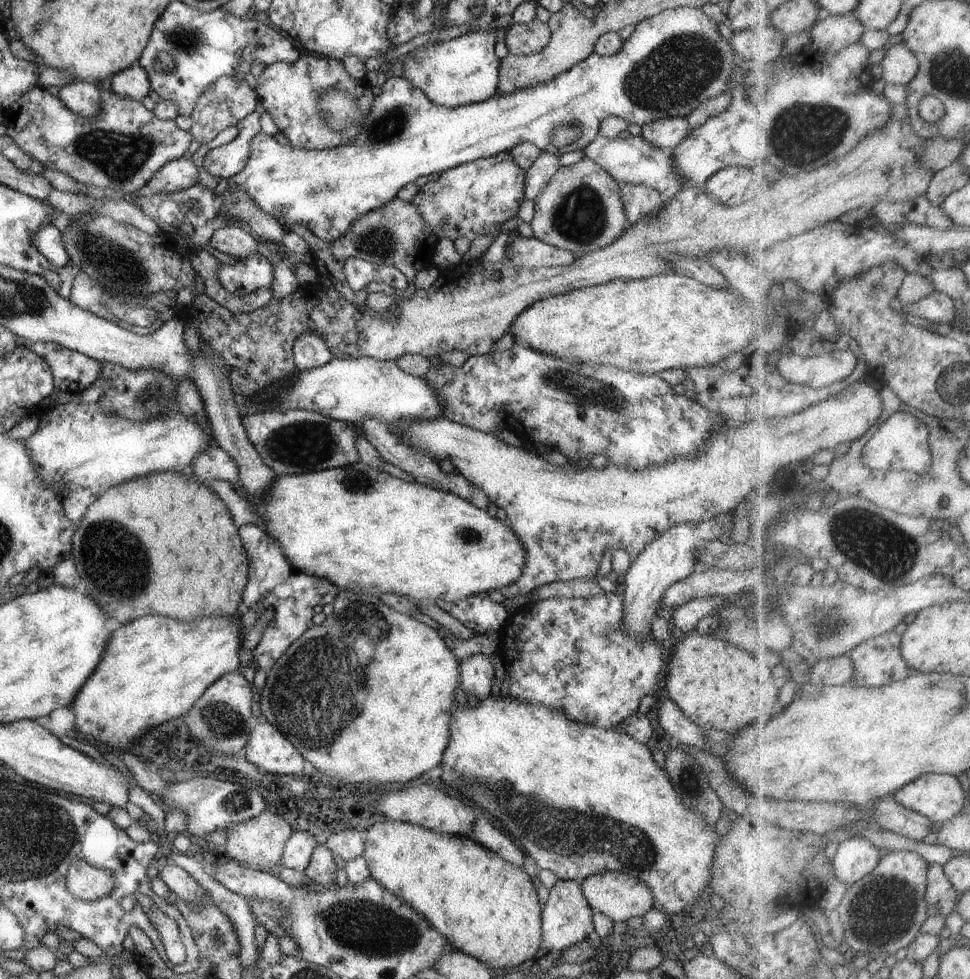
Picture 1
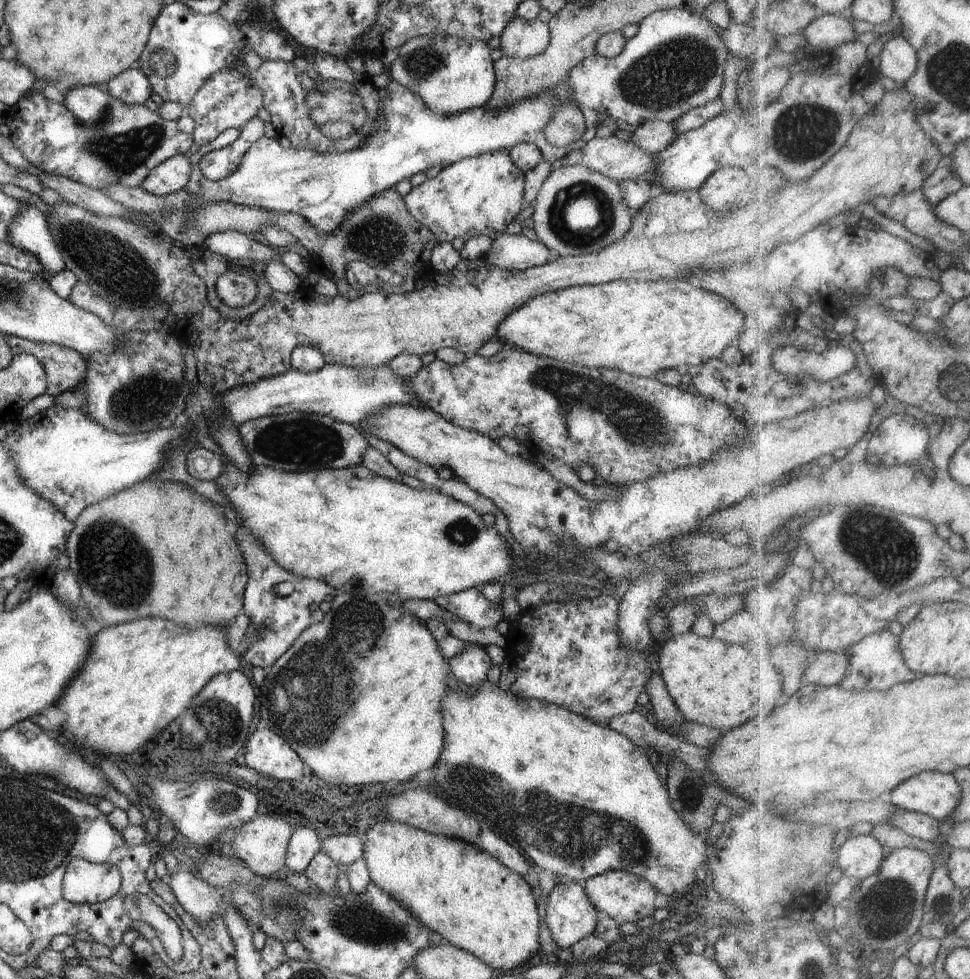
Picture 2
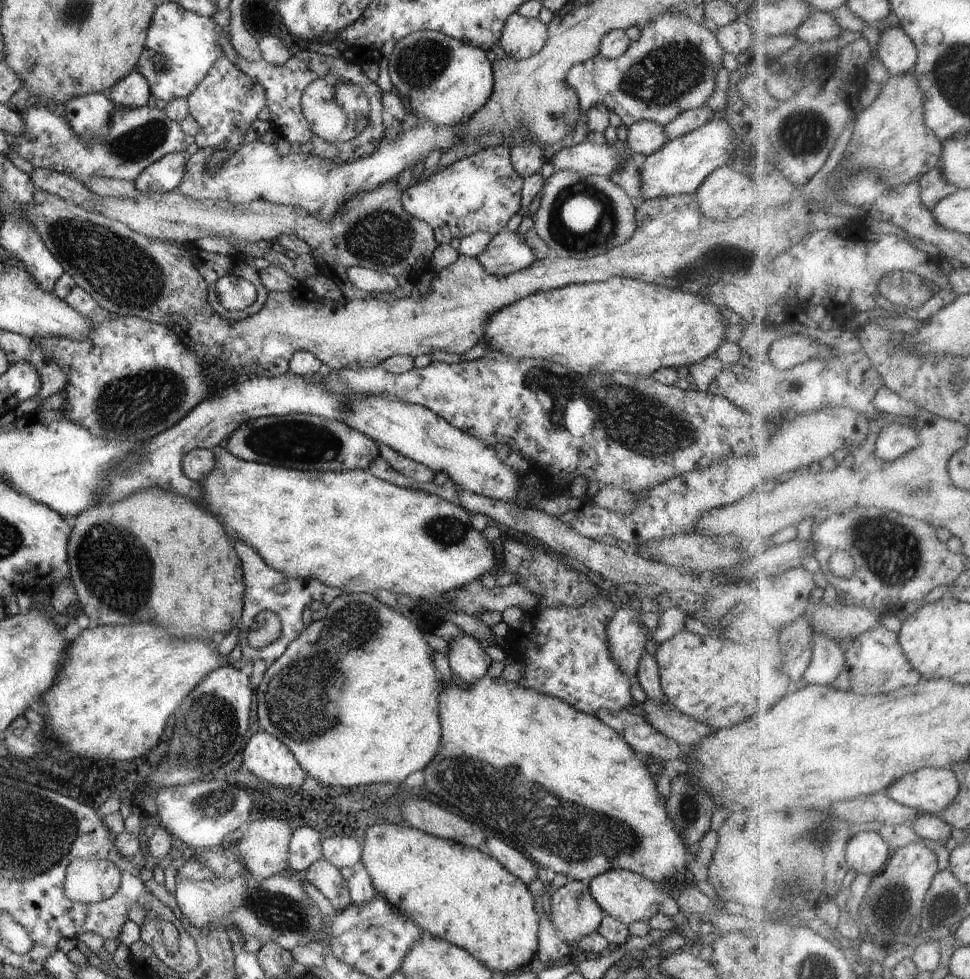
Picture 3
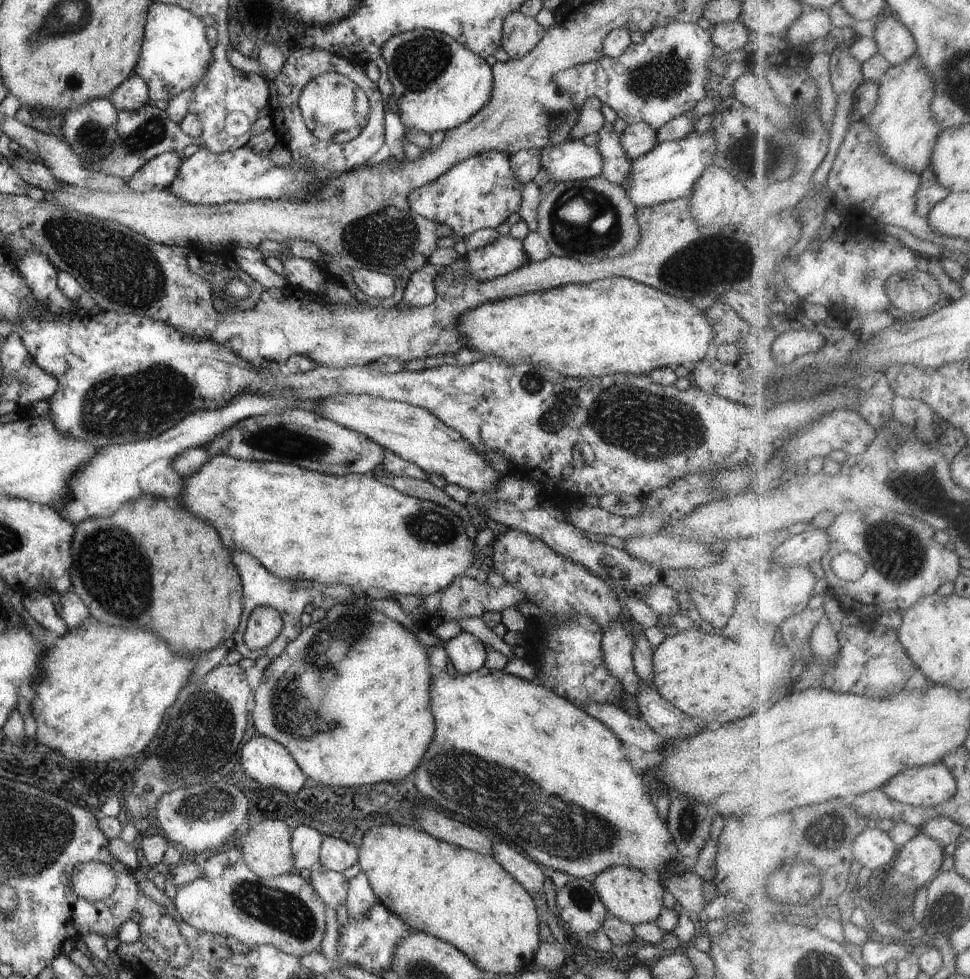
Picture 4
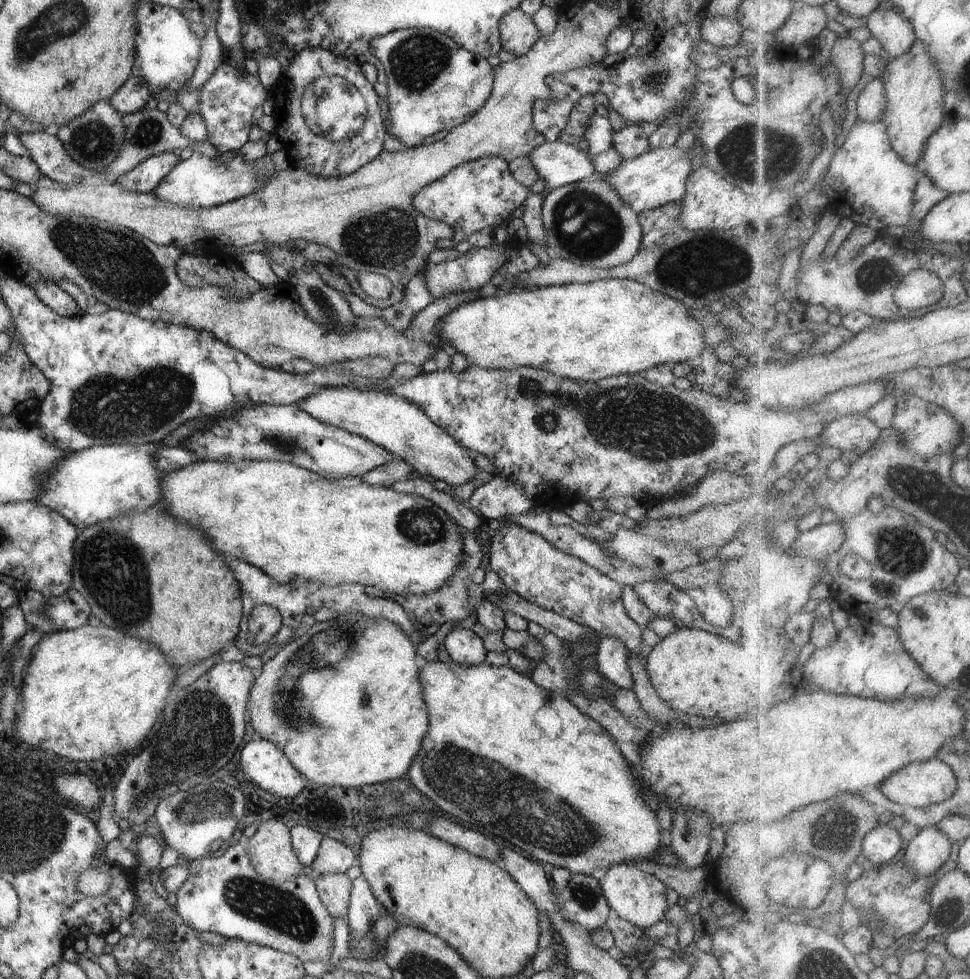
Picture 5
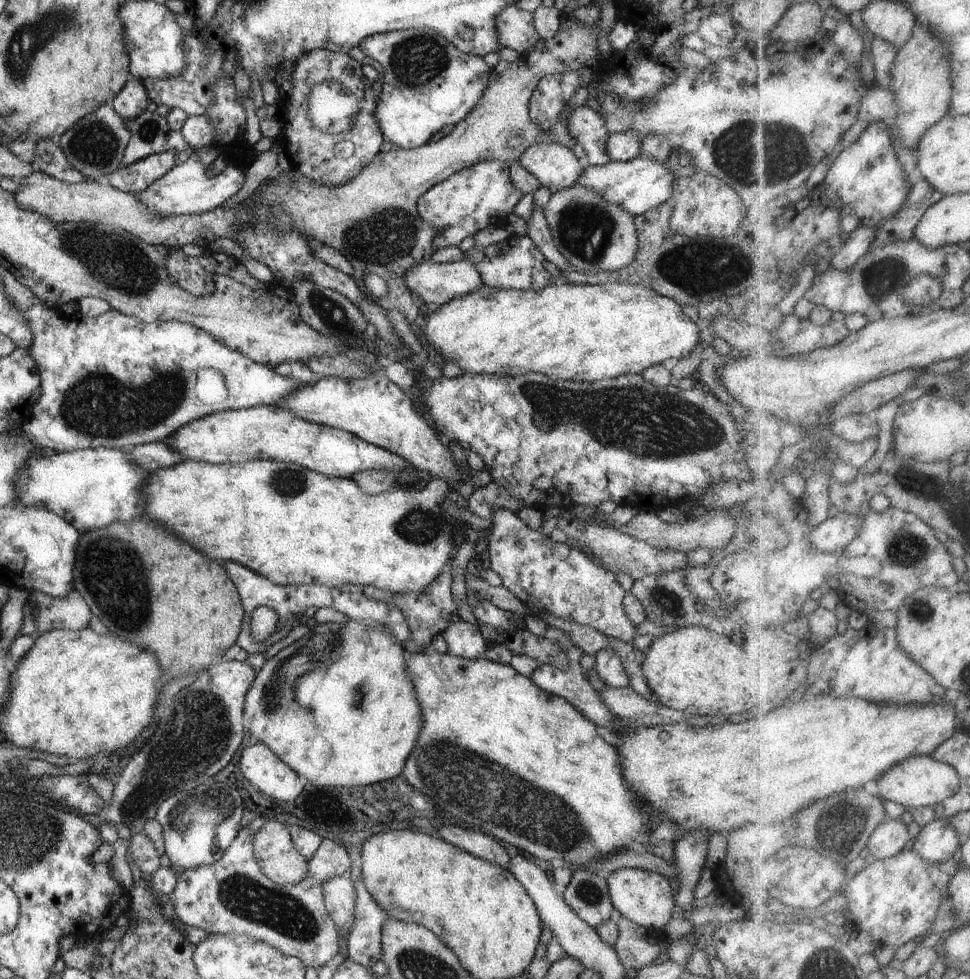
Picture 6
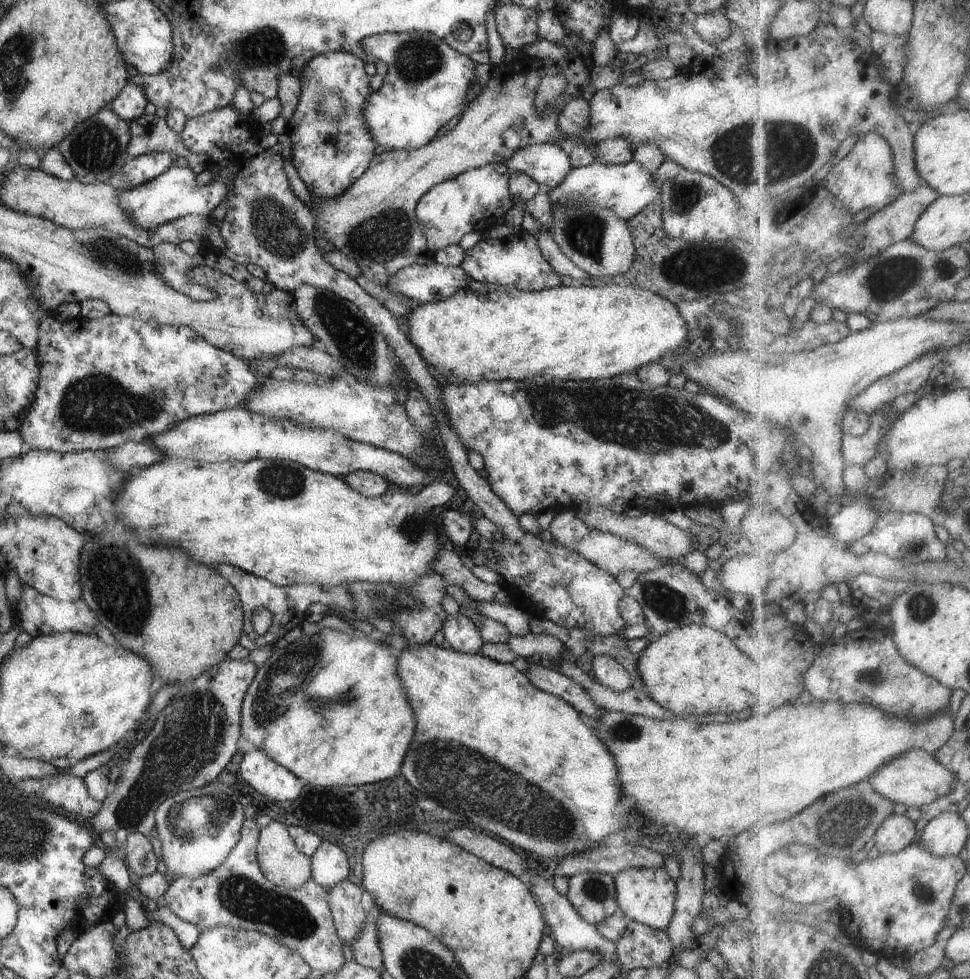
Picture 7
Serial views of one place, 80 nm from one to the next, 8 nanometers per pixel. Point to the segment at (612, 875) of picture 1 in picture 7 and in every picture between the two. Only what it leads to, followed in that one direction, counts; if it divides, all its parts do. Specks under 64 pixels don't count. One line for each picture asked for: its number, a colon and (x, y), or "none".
2: (622, 896)
3: (626, 896)
4: (628, 894)
5: (639, 898)
6: (645, 898)
7: (647, 896)

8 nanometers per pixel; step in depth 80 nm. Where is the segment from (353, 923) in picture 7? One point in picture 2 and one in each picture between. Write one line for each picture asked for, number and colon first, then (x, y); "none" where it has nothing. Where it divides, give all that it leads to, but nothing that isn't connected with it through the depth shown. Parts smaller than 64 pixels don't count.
2: (322, 871)
3: (325, 876)
4: (332, 887)
5: (334, 890)
6: (339, 893)

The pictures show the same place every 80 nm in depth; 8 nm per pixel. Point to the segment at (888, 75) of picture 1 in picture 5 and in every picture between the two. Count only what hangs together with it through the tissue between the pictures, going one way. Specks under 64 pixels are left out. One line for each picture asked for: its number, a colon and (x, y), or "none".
2: (900, 60)
3: (899, 53)
4: (897, 43)
5: (889, 25)

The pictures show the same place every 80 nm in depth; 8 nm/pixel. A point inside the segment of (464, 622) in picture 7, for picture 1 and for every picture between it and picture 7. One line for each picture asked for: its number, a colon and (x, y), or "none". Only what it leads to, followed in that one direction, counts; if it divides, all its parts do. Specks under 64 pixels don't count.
1: (477, 672)
2: (471, 666)
3: (468, 659)
4: (466, 652)
5: (463, 645)
6: (463, 639)

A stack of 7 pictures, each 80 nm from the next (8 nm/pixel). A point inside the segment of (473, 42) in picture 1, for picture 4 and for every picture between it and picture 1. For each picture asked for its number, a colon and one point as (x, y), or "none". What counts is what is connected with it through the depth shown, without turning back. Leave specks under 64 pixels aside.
2: (450, 74)
3: (444, 80)
4: (438, 84)

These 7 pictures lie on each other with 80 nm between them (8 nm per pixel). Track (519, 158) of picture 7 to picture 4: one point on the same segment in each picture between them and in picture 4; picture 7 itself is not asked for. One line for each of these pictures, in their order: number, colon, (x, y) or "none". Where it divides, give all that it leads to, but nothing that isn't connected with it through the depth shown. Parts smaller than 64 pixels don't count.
4: (574, 160)
5: (558, 164)
6: (555, 167)

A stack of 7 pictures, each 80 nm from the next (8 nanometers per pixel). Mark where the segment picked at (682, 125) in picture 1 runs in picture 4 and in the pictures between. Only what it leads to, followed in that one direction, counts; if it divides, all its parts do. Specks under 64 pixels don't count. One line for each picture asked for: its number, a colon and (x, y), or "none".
2: (654, 136)
3: (644, 138)
4: (638, 139)

